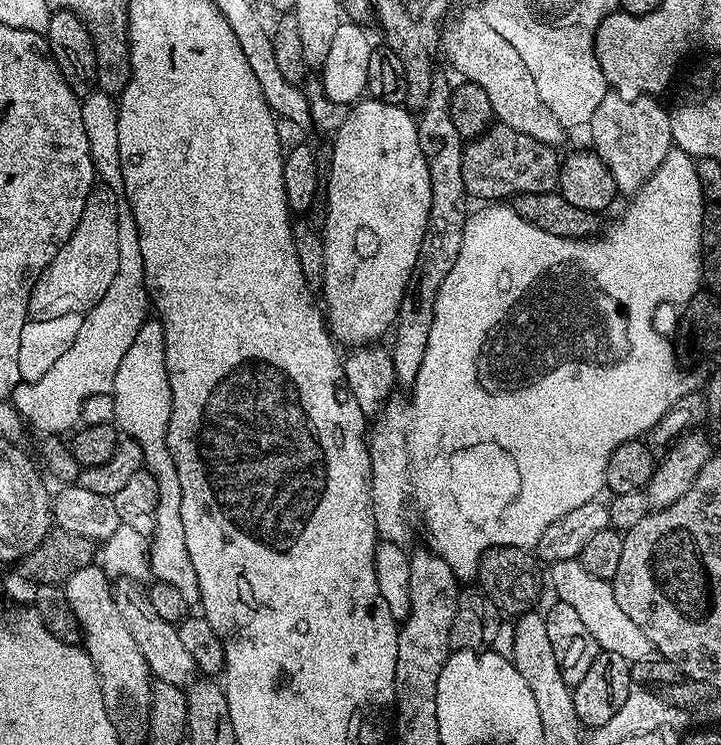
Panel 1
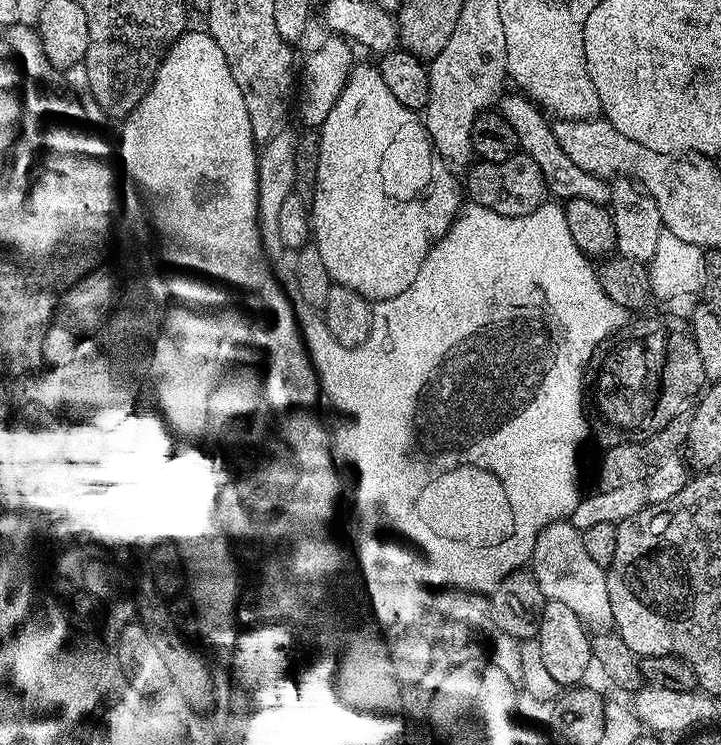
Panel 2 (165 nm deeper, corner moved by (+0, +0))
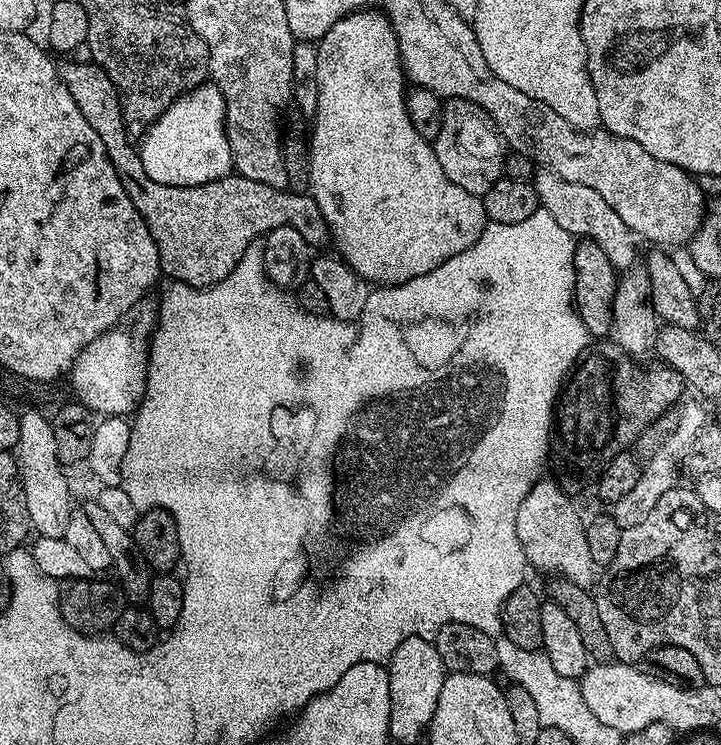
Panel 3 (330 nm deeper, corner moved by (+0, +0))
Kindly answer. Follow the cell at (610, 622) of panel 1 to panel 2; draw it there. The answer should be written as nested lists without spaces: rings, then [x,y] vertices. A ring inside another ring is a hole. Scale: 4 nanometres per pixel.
[[[567,519],[553,520],[538,534],[532,551],[530,571],[545,601],[553,600],[570,606],[585,628],[608,630],[613,627],[607,571],[590,559],[582,543],[581,529],[575,528]]]

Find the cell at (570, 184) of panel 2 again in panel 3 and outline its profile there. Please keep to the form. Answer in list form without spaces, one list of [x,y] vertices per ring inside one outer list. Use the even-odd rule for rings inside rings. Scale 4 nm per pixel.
[[[541,167],[535,173],[534,183],[540,208],[548,212],[550,218],[554,218],[558,226],[562,226],[562,230],[566,230],[574,238],[591,240],[602,246],[606,258],[610,258],[610,262],[618,270],[627,270],[637,263],[636,233],[630,230],[630,226],[626,226],[626,222],[622,222],[622,218],[618,218],[617,212],[610,210],[610,205],[595,190],[590,190],[590,186],[582,186],[582,182],[566,182],[566,178],[554,174],[546,167]]]

